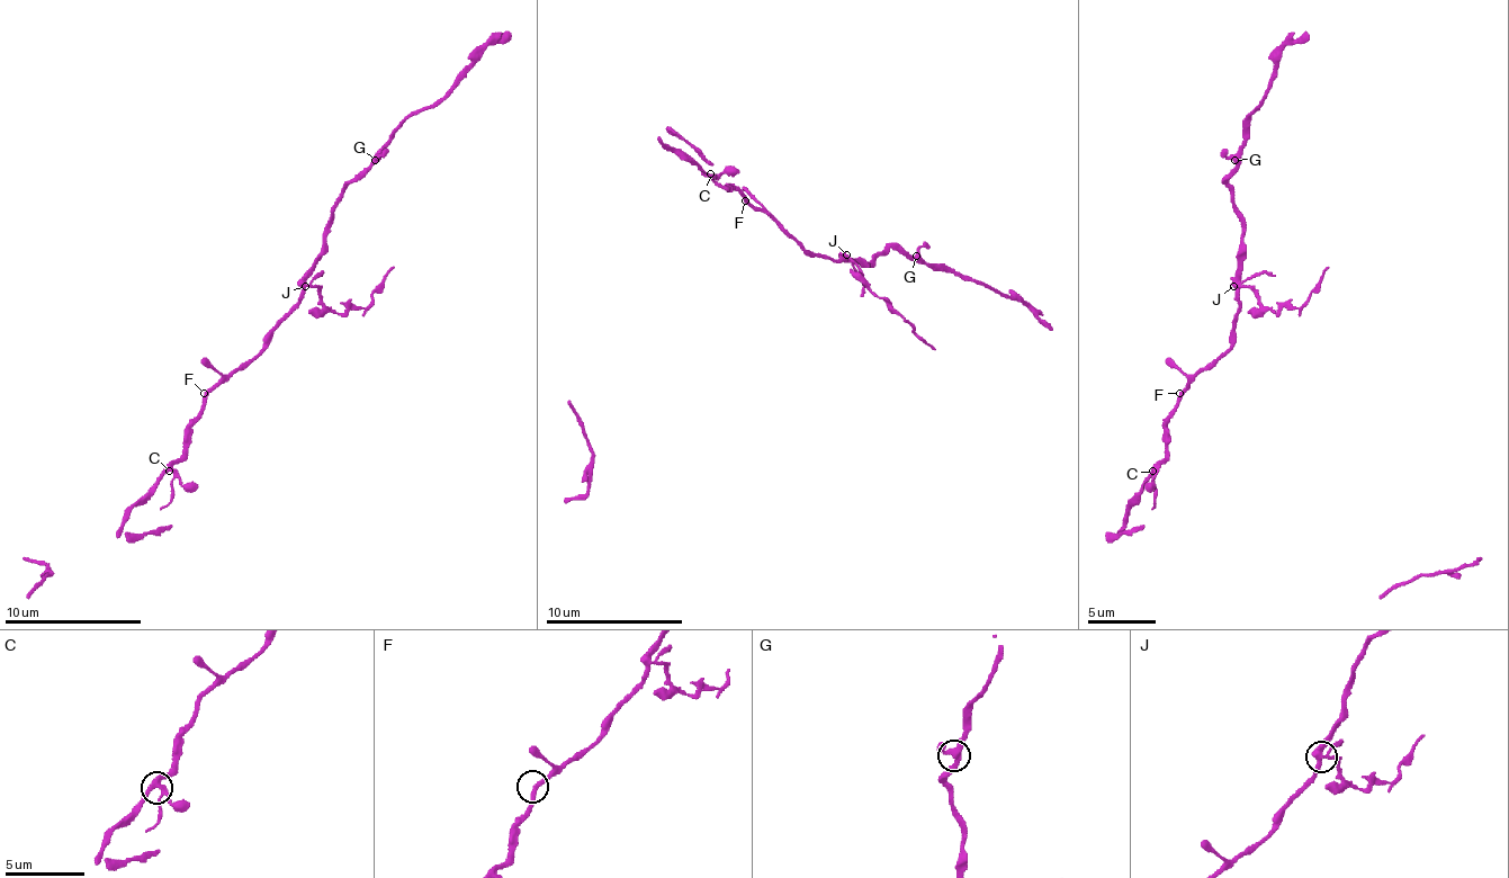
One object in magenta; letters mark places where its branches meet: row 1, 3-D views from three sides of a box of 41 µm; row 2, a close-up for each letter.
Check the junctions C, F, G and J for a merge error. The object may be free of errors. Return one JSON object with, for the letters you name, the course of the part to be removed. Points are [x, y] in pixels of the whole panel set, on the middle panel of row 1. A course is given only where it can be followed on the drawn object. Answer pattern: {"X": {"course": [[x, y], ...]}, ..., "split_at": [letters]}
{"J": {"course": [[847, 256], [868, 286], [888, 301], [936, 348]]}, "split_at": ["J"]}

